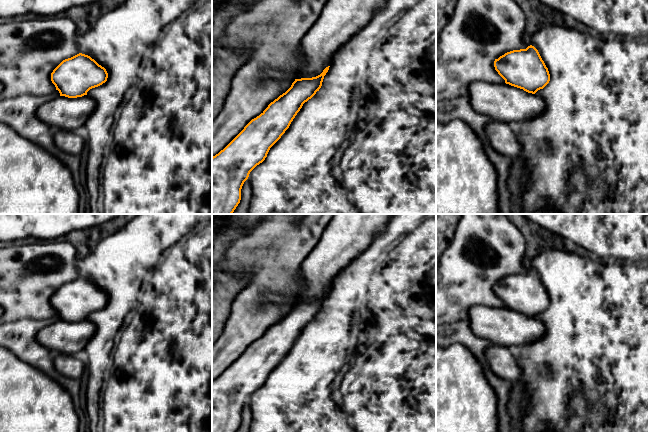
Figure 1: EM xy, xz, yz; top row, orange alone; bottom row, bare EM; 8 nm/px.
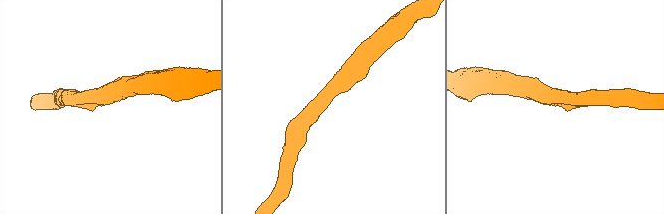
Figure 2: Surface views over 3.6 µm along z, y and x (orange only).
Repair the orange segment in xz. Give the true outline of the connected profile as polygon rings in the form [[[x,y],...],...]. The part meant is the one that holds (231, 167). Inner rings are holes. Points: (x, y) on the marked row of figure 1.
[[[326,67],[316,77],[295,79],[285,93],[271,102],[223,150],[212,157],[212,214],[232,214],[234,212],[241,200],[242,186],[250,172],[265,160],[270,148],[289,128],[303,104],[319,91],[329,67]]]

